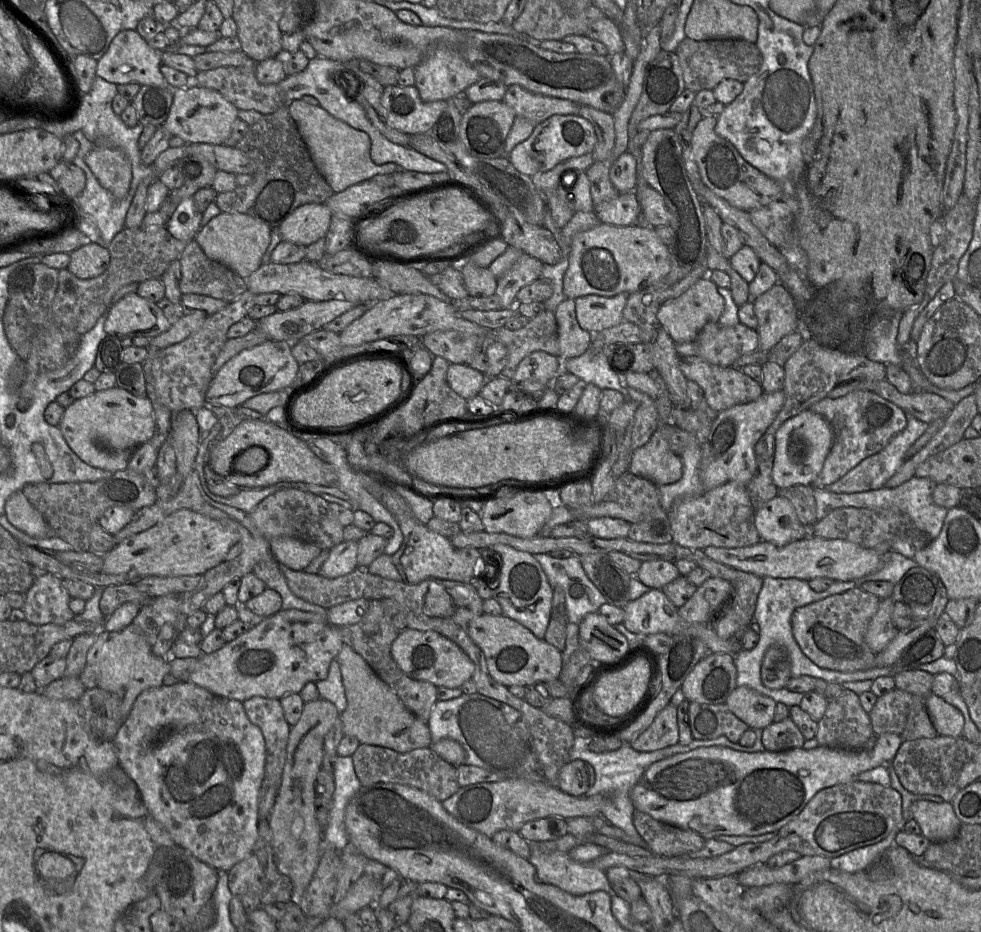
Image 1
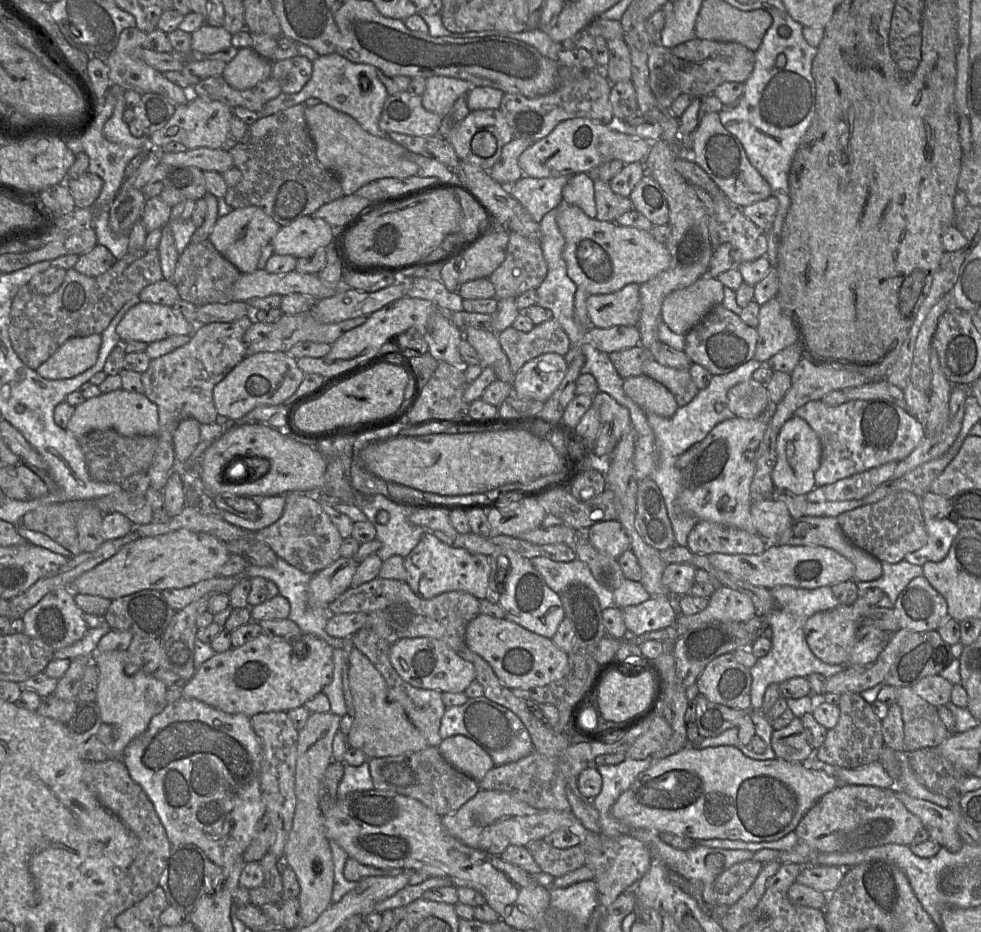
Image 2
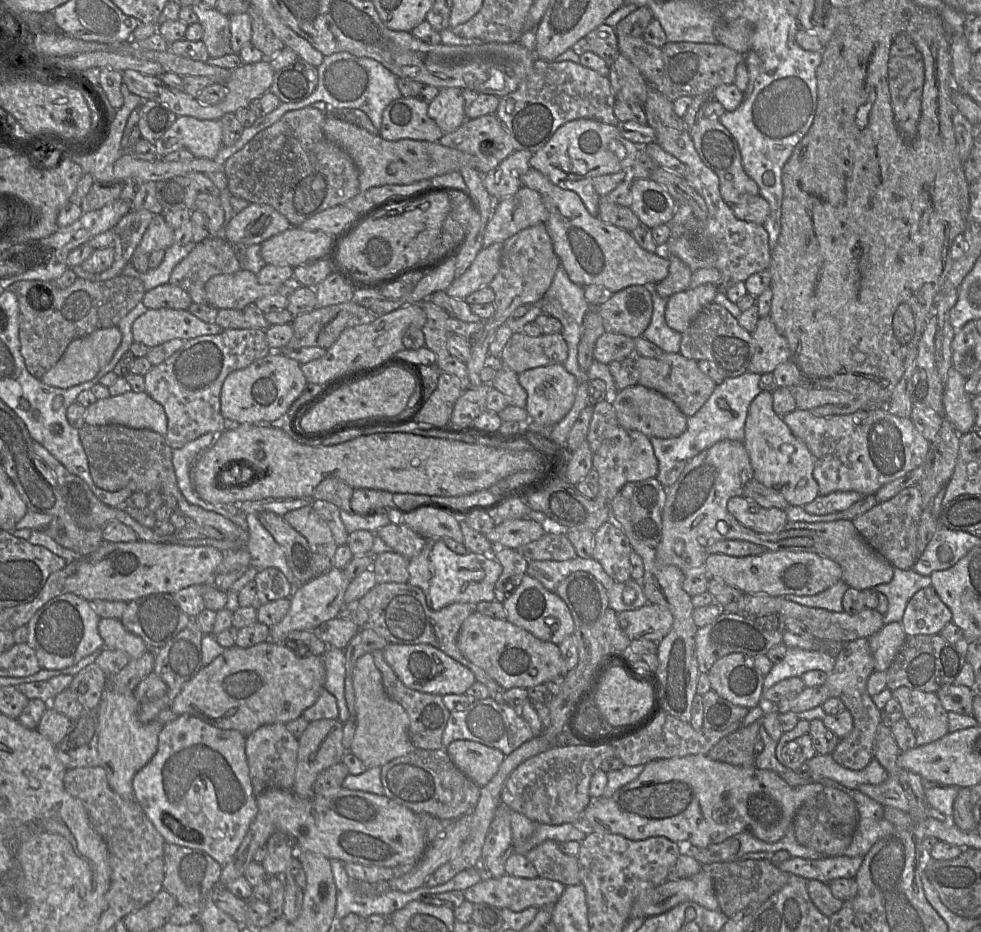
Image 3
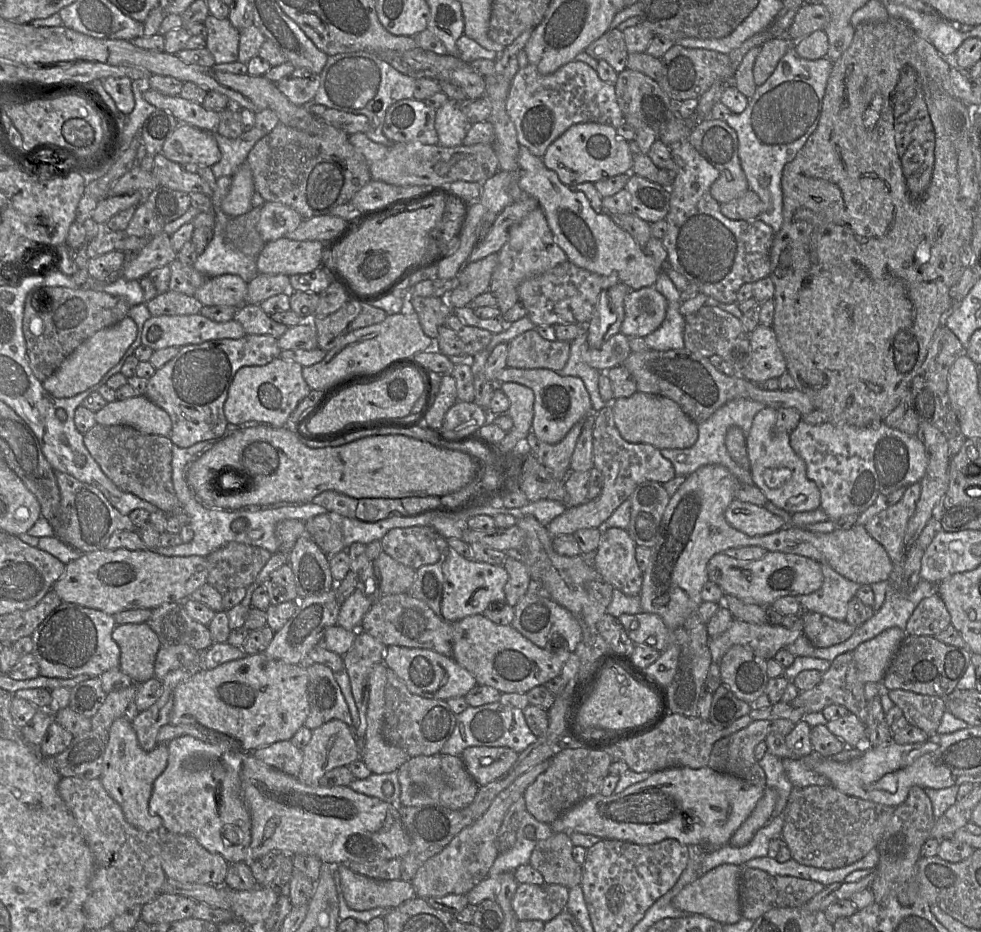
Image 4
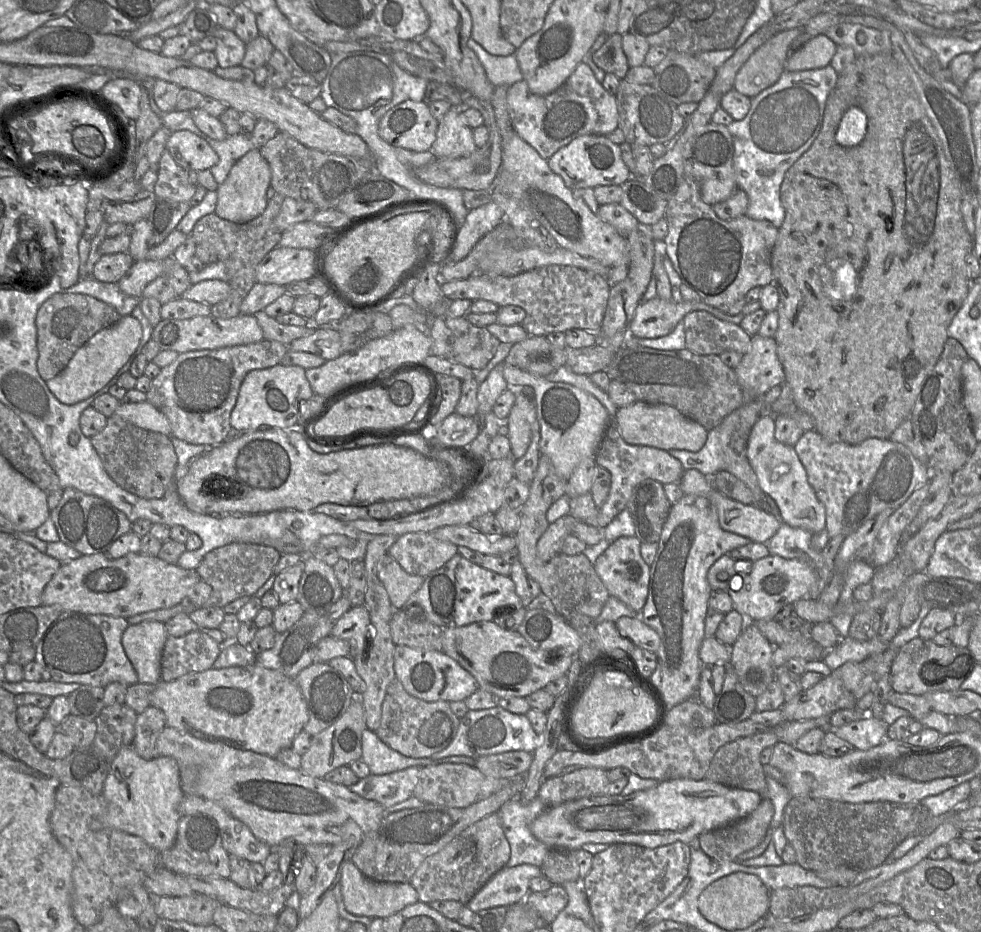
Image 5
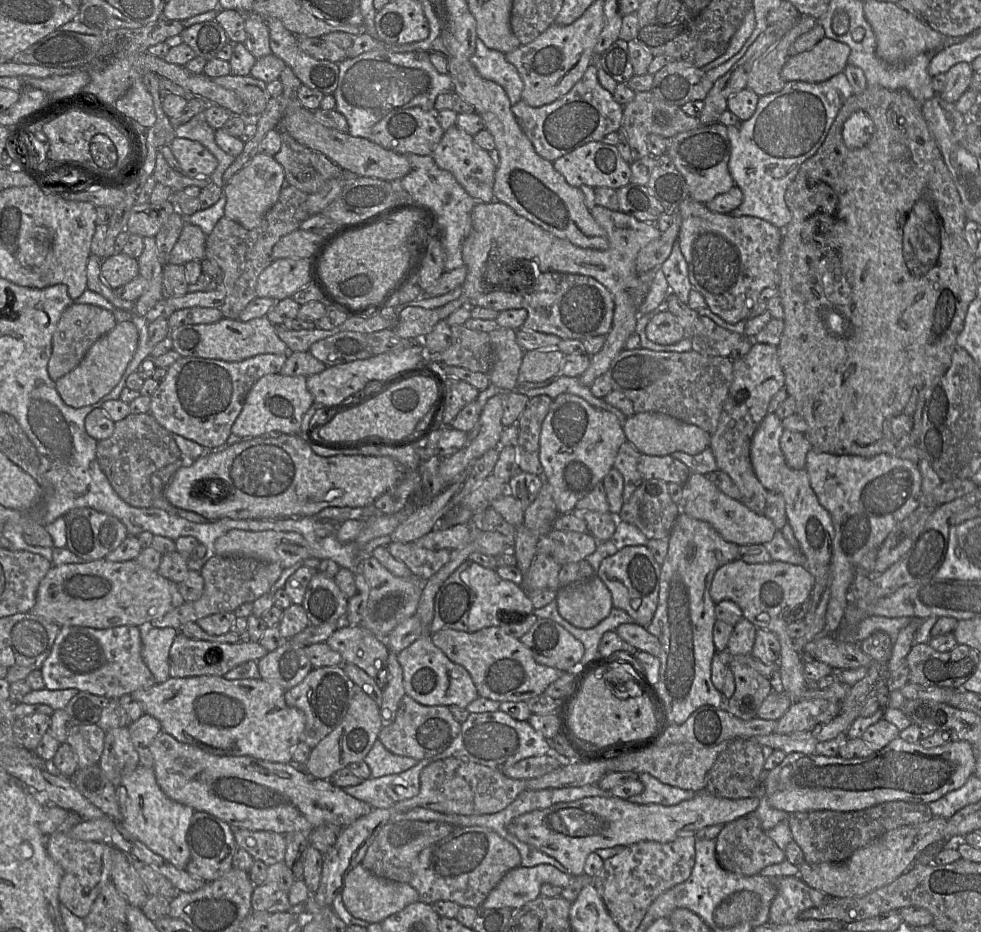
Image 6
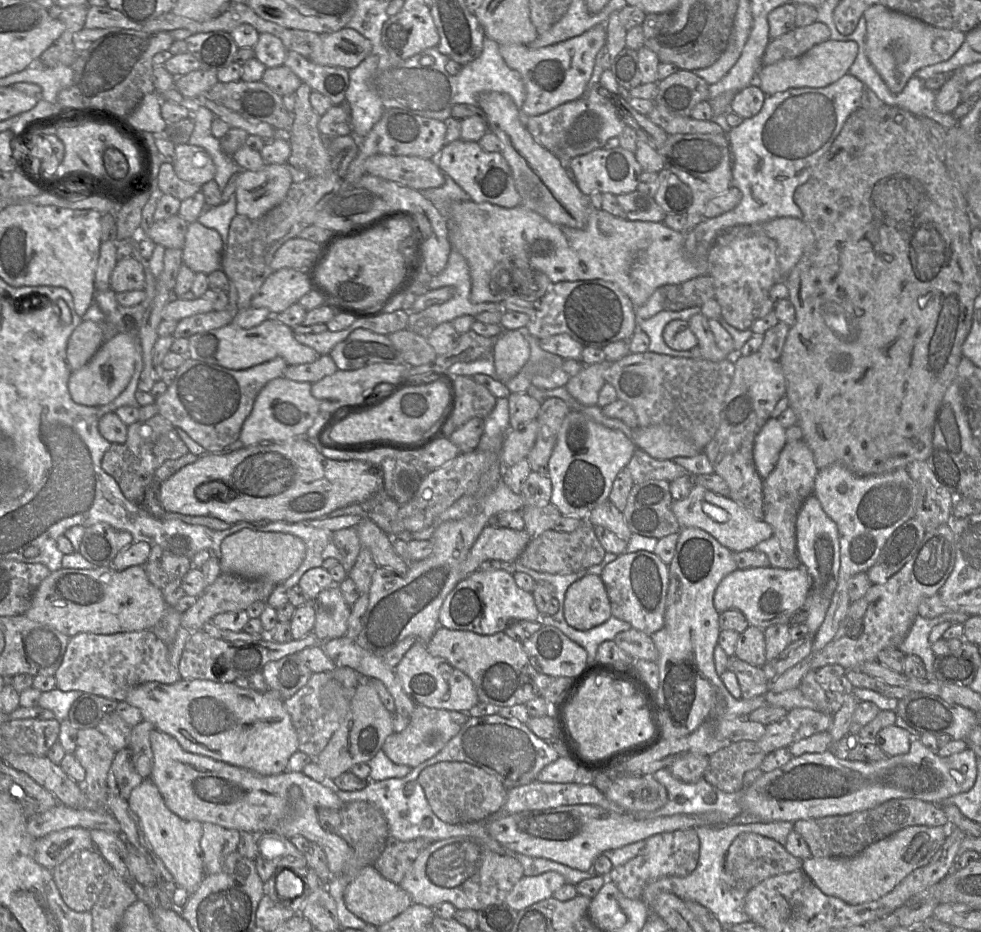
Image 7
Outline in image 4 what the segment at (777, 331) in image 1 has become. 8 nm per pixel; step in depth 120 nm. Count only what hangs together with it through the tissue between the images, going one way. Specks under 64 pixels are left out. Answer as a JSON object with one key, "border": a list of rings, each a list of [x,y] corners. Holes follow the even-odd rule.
{"border":[[[759,323],[750,333],[750,347],[748,364],[737,372],[745,379],[761,385],[768,379],[778,379],[787,371],[785,358],[772,327]]]}

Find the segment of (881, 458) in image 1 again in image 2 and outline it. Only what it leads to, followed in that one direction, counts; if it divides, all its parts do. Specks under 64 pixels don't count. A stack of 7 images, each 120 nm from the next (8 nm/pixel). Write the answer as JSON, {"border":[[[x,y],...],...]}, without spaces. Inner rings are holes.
{"border":[[[895,461],[889,462],[843,478],[835,483],[815,487],[806,495],[807,501],[814,503],[863,499],[878,486],[893,478],[897,464],[898,462]]]}

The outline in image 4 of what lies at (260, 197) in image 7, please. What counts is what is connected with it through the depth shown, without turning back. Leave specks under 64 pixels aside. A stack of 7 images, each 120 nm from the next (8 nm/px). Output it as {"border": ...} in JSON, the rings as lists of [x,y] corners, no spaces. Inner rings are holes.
{"border":[[[244,162],[232,177],[230,189],[221,202],[221,210],[230,217],[246,214],[253,208],[255,192],[251,168]]]}

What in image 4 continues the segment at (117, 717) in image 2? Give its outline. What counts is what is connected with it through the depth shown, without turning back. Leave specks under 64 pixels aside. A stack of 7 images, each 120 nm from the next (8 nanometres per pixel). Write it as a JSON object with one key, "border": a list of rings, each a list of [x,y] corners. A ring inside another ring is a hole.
{"border":[[[116,719],[109,730],[100,780],[108,794],[121,806],[125,819],[133,826],[145,831],[161,831],[161,817],[149,811],[149,800],[153,784],[163,773],[168,763],[168,743],[157,744],[151,751],[144,751],[138,742],[132,722]]]}

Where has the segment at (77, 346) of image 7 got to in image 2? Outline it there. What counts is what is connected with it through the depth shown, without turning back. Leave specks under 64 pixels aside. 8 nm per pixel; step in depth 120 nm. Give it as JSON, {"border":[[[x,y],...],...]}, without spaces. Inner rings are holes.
{"border":[[[153,249],[128,253],[98,276],[86,276],[70,268],[61,286],[50,295],[37,294],[28,284],[23,285],[10,310],[8,333],[13,350],[27,367],[37,370],[68,339],[101,334],[130,299],[161,279],[159,250]]]}

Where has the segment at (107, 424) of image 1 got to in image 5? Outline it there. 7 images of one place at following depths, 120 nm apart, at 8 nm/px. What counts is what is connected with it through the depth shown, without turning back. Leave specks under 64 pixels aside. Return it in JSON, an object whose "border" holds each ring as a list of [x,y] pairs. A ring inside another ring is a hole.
{"border":[[[147,400],[140,403],[120,405],[114,414],[133,425],[171,437],[171,427],[167,417]]]}

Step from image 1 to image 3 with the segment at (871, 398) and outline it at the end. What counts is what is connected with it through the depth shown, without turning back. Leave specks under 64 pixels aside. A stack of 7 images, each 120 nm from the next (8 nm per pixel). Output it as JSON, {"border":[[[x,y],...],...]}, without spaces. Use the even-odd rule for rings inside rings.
{"border":[[[885,406],[827,417],[817,417],[809,410],[796,409],[782,419],[813,455],[813,477],[818,483],[819,495],[837,491],[855,491],[863,496],[875,494],[885,484],[921,466],[929,451],[930,442],[917,430],[911,418],[893,415]]]}

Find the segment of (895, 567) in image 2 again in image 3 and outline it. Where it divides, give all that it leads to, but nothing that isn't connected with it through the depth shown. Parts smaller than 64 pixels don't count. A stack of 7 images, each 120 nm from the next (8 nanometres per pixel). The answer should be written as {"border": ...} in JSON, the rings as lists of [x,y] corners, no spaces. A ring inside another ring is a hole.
{"border":[[[893,568],[893,576],[888,583],[873,587],[875,591],[883,593],[888,600],[888,609],[883,615],[884,625],[900,622],[912,596],[920,589],[930,585],[930,577],[922,576],[913,569]]]}

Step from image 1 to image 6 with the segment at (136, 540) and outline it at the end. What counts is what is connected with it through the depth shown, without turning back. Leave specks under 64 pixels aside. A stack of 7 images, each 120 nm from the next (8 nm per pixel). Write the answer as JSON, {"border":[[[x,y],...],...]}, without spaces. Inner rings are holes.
{"border":[[[105,558],[92,562],[53,566],[40,582],[36,603],[31,612],[60,627],[81,626],[109,629],[130,625],[144,629],[152,620],[163,617],[185,602],[178,584],[162,577],[157,571],[144,568],[137,560],[112,562]]]}

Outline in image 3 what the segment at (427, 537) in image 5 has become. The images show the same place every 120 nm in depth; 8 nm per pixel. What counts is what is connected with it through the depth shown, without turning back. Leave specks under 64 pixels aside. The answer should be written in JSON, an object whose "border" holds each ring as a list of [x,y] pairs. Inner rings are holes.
{"border":[[[390,523],[378,530],[380,538],[392,549],[411,559],[421,553],[427,539],[405,524]]]}

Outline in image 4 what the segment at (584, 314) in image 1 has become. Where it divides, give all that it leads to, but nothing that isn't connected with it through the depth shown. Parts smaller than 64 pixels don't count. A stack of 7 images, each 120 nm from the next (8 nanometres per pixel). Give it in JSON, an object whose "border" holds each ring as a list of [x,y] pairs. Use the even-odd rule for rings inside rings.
{"border":[[[654,286],[630,290],[624,299],[624,319],[620,333],[626,337],[645,337],[662,324],[666,298]]]}

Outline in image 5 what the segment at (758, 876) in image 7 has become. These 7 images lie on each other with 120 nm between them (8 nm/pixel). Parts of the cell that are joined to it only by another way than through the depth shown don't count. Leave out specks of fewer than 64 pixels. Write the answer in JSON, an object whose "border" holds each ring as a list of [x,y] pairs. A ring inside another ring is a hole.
{"border":[[[764,797],[747,817],[698,836],[700,849],[718,862],[733,862],[743,852],[758,846],[767,834],[774,815],[772,802]]]}

